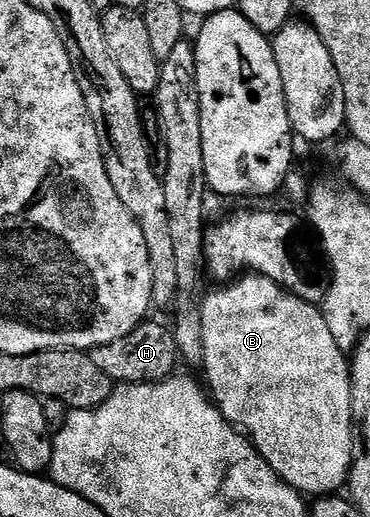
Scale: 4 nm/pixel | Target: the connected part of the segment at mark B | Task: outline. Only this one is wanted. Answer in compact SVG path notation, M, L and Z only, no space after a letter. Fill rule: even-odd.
M244 275L209 295L200 305L202 315L202 343L204 344L204 364L202 372L208 376L206 380L210 396L217 409L231 425L243 431L248 440L266 459L266 463L290 488L301 495L332 495L343 490L348 484L348 474L352 472L354 456L354 426L352 424L352 371L345 350L334 343L334 335L330 335L330 327L326 327L323 312L317 306L298 299L293 293L286 292L276 281L259 275Z

